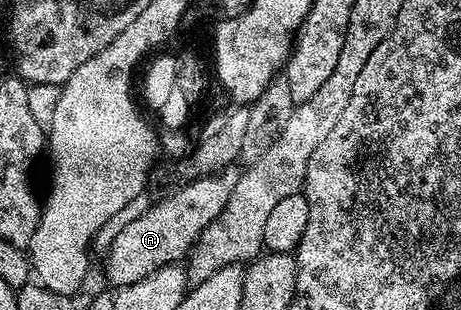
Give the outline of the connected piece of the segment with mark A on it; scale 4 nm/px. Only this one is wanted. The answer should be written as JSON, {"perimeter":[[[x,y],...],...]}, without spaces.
{"perimeter":[[[233,165],[224,168],[218,174],[183,182],[177,189],[169,192],[171,195],[164,196],[159,203],[151,202],[146,210],[140,213],[140,217],[136,217],[136,221],[128,221],[128,225],[124,225],[124,229],[120,229],[120,233],[116,233],[110,246],[105,248],[106,279],[110,282],[107,284],[114,287],[126,287],[130,283],[148,277],[154,271],[159,271],[162,267],[177,264],[178,258],[182,259],[187,254],[188,248],[194,245],[195,240],[198,239],[207,224],[221,213],[222,206],[228,201],[232,189],[236,189],[239,174],[239,168]]]}

